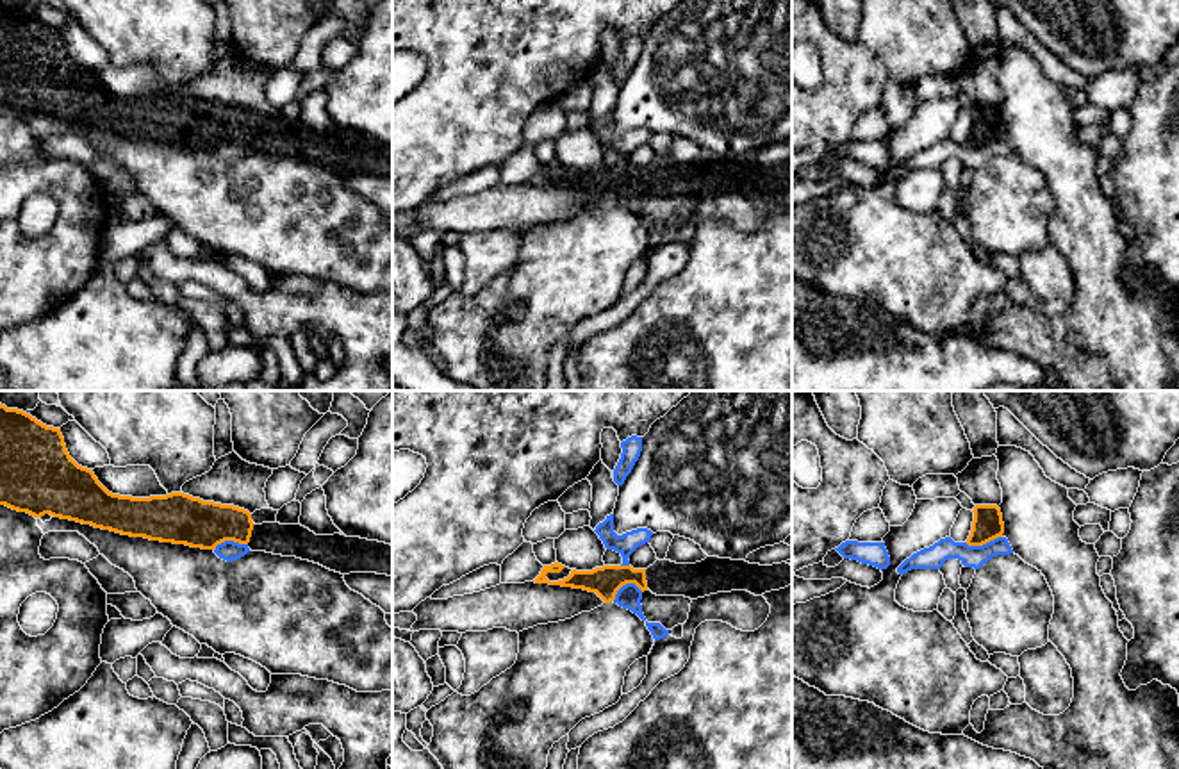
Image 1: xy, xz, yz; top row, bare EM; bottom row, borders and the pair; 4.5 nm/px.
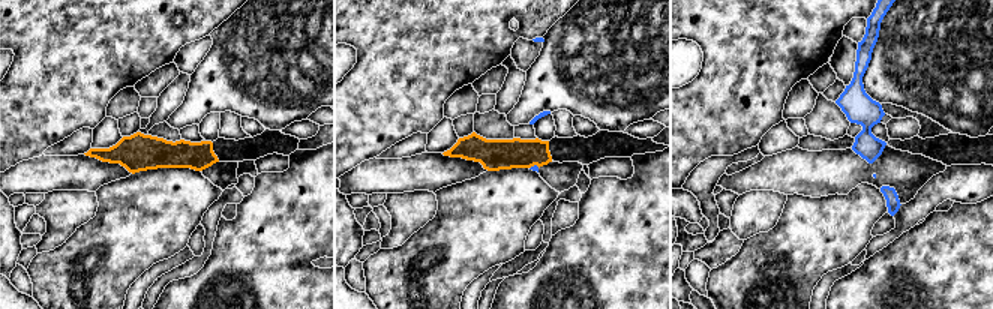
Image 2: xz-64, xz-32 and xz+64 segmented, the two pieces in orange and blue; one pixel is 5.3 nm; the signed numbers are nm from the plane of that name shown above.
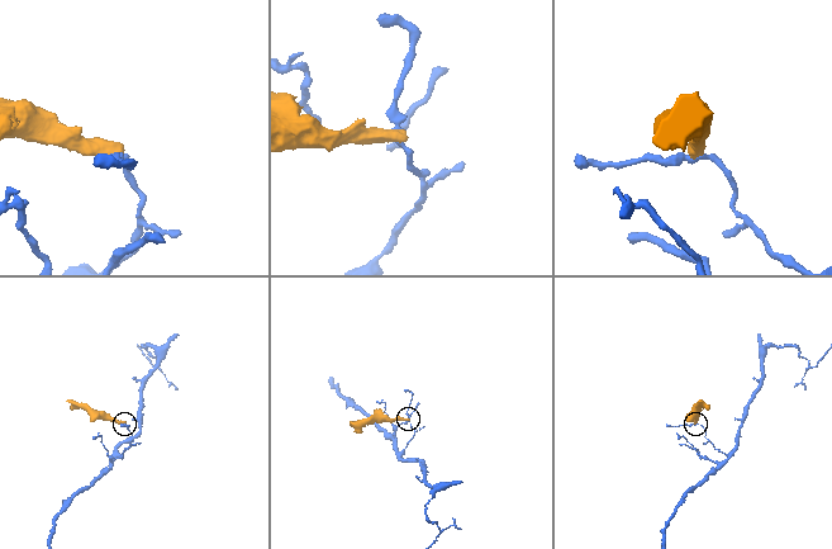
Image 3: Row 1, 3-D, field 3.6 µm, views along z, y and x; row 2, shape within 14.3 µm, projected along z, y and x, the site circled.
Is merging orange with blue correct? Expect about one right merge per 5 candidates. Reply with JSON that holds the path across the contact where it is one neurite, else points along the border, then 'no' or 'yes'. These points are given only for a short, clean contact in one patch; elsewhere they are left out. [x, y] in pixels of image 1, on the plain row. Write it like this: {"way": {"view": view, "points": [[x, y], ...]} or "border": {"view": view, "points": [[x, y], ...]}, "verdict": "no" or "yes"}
{"border": {"view": "yz", "points": [[1001, 136], [981, 145], [965, 143]]}, "verdict": "no"}

